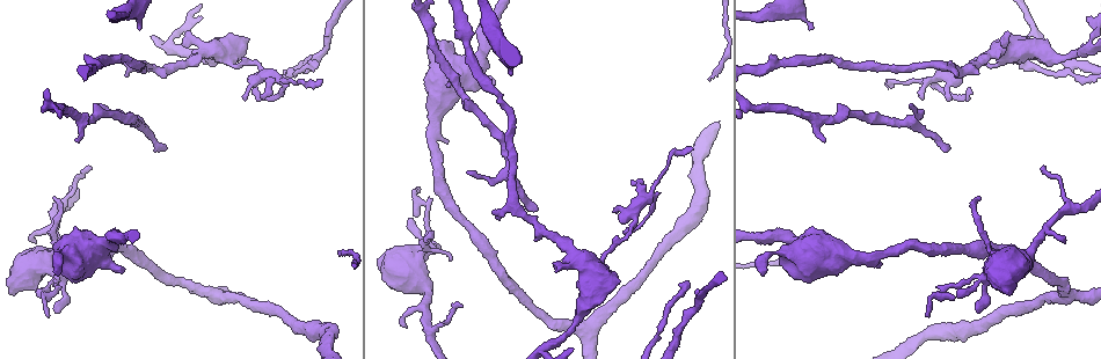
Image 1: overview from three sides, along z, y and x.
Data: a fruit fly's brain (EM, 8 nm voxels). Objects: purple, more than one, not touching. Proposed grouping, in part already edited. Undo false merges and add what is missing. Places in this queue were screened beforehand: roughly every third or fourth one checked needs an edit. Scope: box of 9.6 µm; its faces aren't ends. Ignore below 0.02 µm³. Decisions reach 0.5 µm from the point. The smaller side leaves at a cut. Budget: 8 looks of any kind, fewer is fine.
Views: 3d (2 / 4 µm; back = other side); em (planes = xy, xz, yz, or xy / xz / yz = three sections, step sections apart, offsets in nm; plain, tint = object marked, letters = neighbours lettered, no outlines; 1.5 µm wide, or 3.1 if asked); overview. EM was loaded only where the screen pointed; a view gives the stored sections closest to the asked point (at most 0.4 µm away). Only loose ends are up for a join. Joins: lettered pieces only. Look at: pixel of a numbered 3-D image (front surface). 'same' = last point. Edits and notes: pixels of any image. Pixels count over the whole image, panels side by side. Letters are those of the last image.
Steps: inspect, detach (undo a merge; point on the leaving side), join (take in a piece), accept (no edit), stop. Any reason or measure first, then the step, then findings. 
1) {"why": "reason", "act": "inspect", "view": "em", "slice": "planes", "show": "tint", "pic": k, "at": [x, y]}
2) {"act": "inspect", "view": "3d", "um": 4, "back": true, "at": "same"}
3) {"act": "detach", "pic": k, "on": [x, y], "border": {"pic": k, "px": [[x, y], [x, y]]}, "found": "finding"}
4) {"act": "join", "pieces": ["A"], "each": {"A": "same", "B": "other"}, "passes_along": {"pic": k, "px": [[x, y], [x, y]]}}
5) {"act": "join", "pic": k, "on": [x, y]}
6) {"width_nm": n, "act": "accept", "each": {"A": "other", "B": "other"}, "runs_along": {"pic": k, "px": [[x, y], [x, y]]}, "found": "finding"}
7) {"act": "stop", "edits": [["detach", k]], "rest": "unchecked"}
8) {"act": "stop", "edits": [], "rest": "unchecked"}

{"why": "two arms in line, one across", "act": "inspect", "view": "3d", "um": 4, "pic": 1, "at": [1088, 48]}

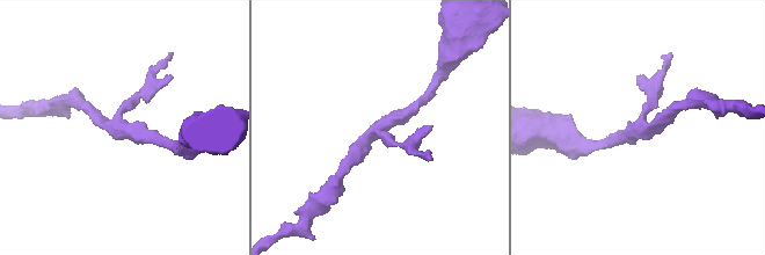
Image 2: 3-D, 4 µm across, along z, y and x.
{"arms": 3, "why": "shape alone is not enough", "act": "inspect", "view": "em", "slice": "yz", "step": 4, "show": "letters", "pic": 2, "at": [382, 125]}

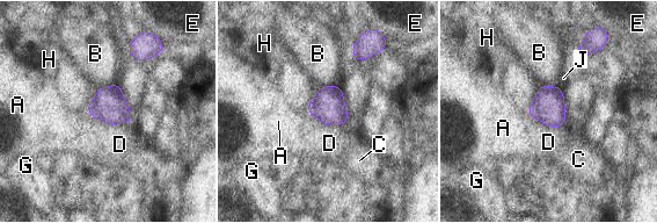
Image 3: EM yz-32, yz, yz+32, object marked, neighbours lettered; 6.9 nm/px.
{"act": "inspect", "view": "em", "slice": "planes", "show": "letters", "at": "same"}

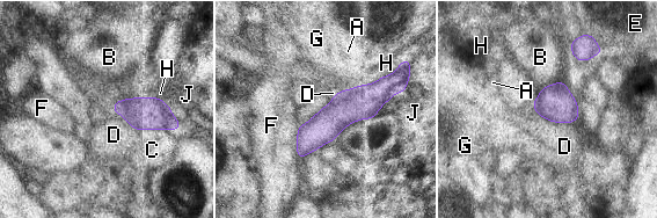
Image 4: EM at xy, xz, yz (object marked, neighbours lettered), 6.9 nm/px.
{"width_nm": 220, "act": "accept", "each": {"A": "other", "B": "other", "C": "other", "D": "other", "E": "other", "F": "other", "G": "other", "H": "other", "J": "other"}, "border": {"pic": 4, "px": [[560, 79], [541, 88]]}, "found": "continuous, no second neuron"}

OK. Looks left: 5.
{"why": "thick end", "act": "inspect", "view": "em", "slice": "planes", "show": "letters", "pic": 1, "at": [1009, 32]}

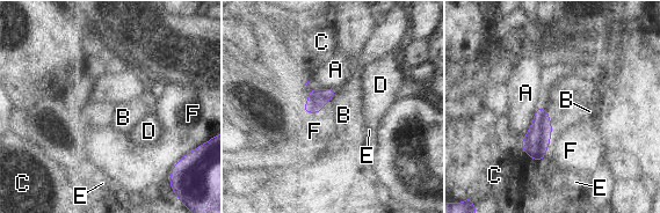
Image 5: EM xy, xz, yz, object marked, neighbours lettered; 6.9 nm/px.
{"act": "accept", "each": {"A": "other", "B": "other", "C": "other", "D": "other", "E": "other", "F": "other"}, "border": {"pic": 5, "px": [[541, 105], [546, 111], [552, 129]]}, "found": "no lettered piece goes on from it"}

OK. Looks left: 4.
{"why": "branch stops here", "act": "inspect", "view": "em", "slice": "yz", "step": 4, "show": "tint", "pic": 1, "at": [911, 103]}

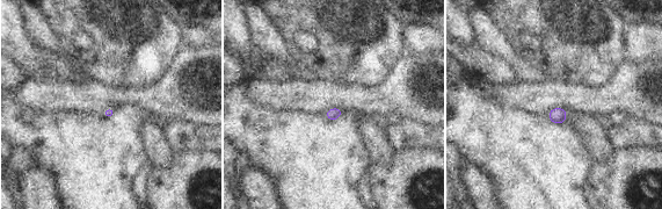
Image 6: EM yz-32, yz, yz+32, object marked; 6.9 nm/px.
{"act": "inspect", "view": "em", "slice": "planes", "show": "tint", "at": "same"}

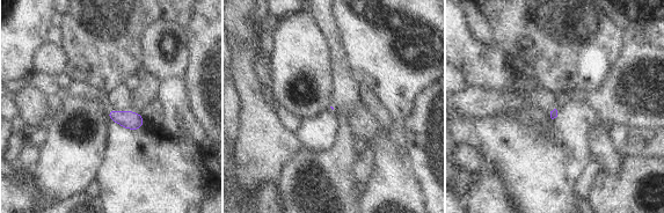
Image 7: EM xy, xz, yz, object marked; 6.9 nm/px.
{"why": "what lies round it", "act": "inspect", "view": "em", "slice": "planes", "show": "letters", "at": "same"}

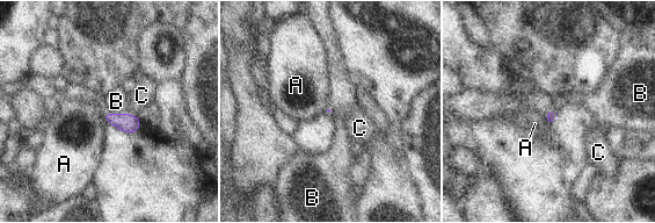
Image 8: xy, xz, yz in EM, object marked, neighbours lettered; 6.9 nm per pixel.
{"act": "accept", "each": {"A": "other", "B": "other", "C": "other"}, "border": {"pic": 8, "px": [[104, 110], [126, 114]]}, "found": "no lettered piece goes on from it"}

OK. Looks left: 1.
{"act": "stop", "edits": [], "rest": "unchecked"}

